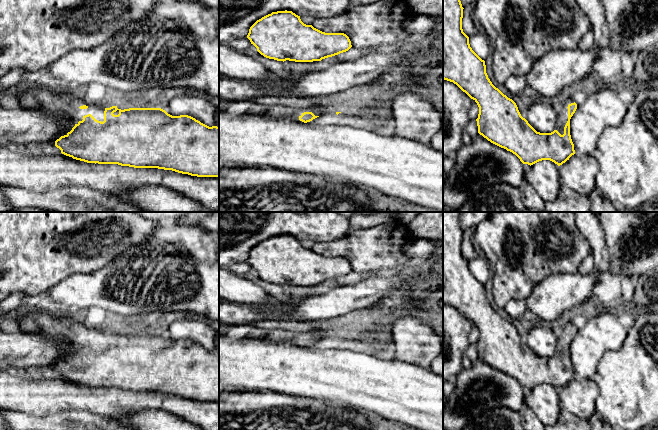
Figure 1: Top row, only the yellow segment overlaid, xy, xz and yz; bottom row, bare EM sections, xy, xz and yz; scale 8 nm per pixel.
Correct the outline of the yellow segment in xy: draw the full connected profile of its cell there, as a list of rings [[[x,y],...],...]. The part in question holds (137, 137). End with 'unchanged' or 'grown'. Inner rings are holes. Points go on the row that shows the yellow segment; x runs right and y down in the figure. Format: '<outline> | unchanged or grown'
[[[30,89],[14,95],[23,108],[39,110],[49,116],[60,115],[68,121],[63,135],[52,142],[61,153],[87,163],[118,164],[134,168],[158,168],[172,170],[197,177],[219,177],[219,127],[209,127],[188,115],[172,116],[161,108],[118,109],[87,104],[81,94],[66,90],[53,93],[44,89]]] | grown

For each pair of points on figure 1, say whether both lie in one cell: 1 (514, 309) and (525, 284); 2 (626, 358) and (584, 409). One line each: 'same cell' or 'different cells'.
1: different cells
2: different cells

